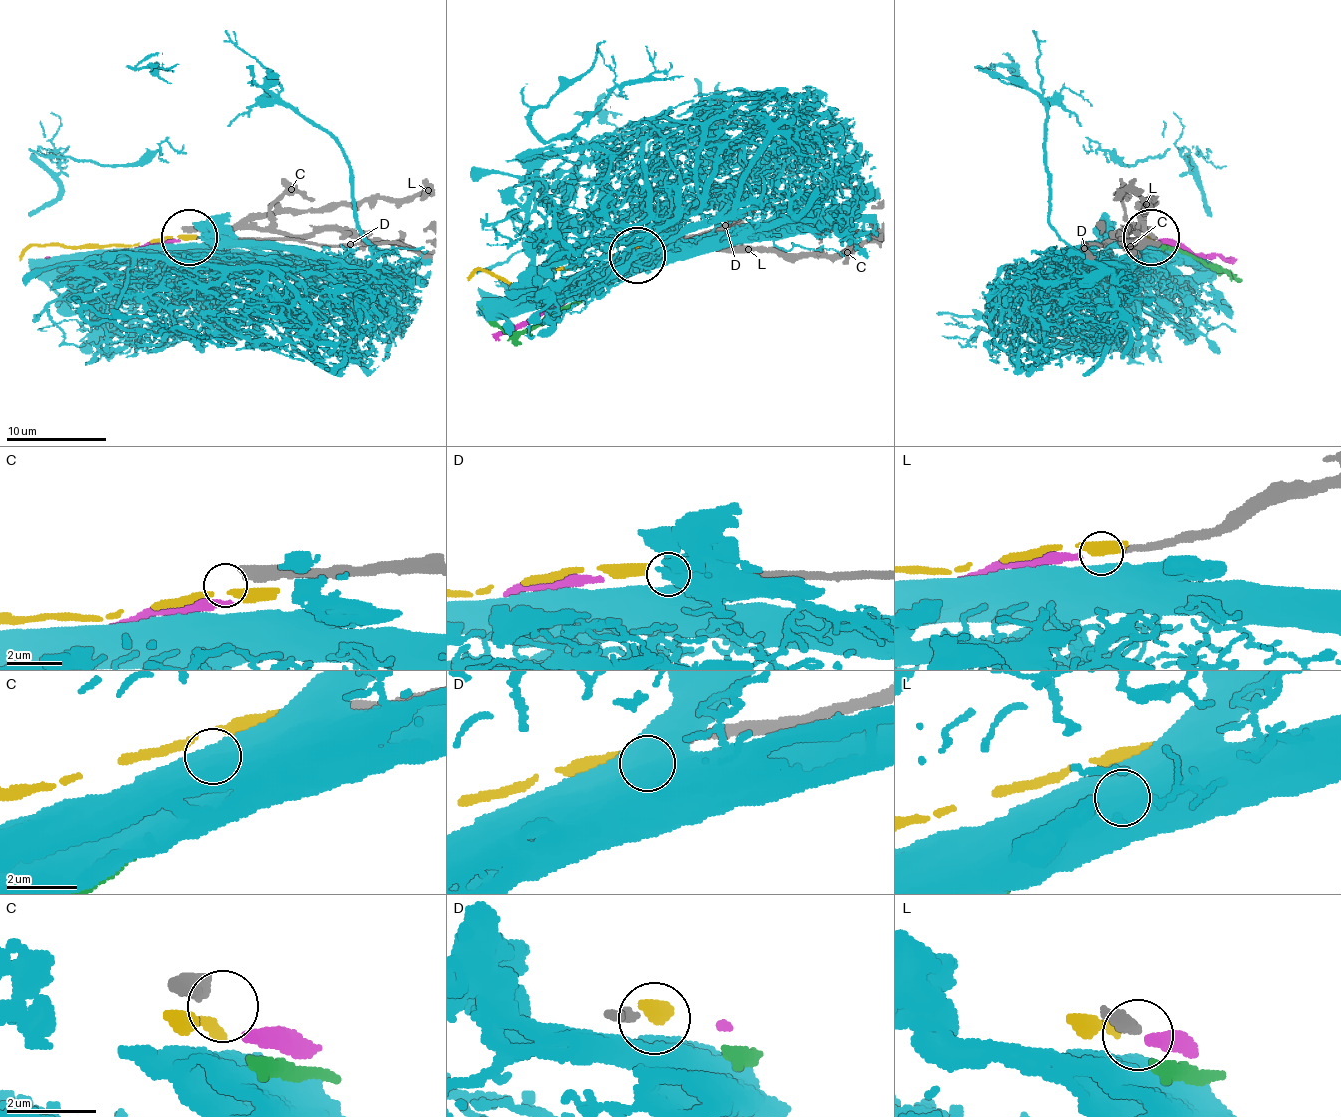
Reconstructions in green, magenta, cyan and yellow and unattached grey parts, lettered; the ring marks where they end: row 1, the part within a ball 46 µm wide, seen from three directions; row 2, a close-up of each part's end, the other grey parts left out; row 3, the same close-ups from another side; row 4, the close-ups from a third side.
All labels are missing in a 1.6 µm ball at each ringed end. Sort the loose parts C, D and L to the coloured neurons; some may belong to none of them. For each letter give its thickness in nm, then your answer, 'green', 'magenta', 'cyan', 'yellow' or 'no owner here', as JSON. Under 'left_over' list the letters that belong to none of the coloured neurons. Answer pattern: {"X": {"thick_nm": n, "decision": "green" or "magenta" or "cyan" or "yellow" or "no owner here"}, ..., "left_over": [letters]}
{"C": {"thick_nm": 280, "decision": "no owner here"}, "D": {"thick_nm": 200, "decision": "yellow"}, "L": {"thick_nm": 280, "decision": "magenta"}, "left_over": ["C"]}

